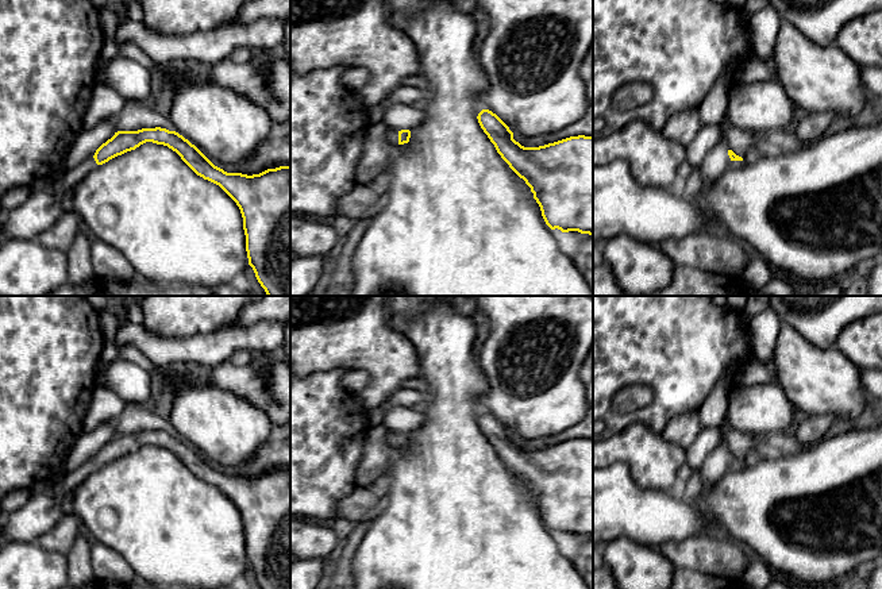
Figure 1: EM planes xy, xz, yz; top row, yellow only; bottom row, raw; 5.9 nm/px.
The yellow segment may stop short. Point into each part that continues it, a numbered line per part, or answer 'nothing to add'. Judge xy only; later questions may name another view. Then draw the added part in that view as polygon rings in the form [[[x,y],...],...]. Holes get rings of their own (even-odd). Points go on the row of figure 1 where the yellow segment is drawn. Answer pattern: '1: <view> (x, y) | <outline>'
1: xy (66, 181) | [[[93,157],[85,159],[77,168],[62,172],[51,185],[51,190],[57,196],[68,196],[80,184],[80,181],[97,166]]]

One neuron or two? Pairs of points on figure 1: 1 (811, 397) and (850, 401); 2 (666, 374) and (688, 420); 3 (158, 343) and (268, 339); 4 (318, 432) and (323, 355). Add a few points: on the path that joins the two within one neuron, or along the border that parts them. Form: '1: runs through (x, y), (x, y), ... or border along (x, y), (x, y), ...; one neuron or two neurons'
1: runs through (820, 397), (840, 397); one neuron
2: border along (696, 411), (676, 415), (662, 434); two neurons
3: runs through (185, 347), (216, 347), (228, 339), (241, 339); one neuron
4: border along (346, 369), (326, 369), (312, 372), (304, 377); two neurons

